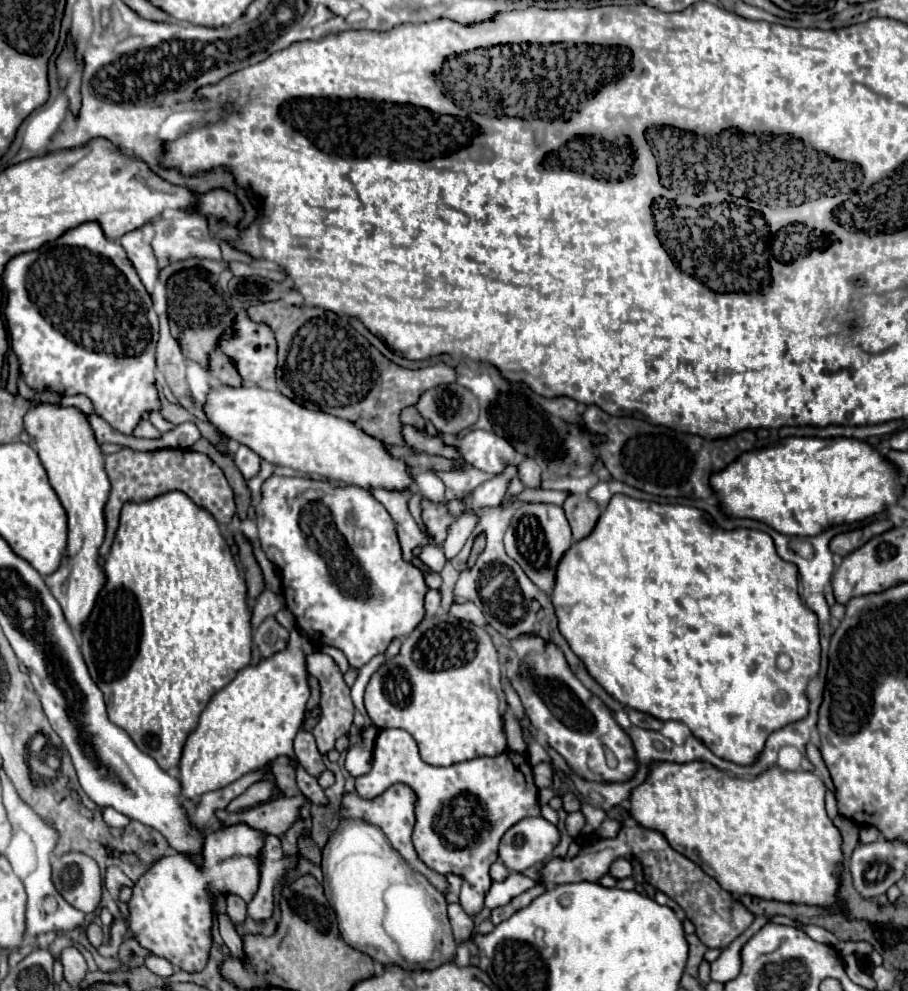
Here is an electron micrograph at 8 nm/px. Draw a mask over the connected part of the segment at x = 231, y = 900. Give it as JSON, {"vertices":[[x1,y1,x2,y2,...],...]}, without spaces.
{"vertices":[[232,892,226,896,226,900,228,900,228,910,226,910,226,914,230,916,230,920,232,920,234,924,244,922,244,918,246,918,246,902,244,902,240,896,232,894]]}

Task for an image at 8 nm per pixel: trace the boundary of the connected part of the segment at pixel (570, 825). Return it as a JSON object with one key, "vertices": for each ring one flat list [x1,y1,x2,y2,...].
{"vertices":[[572,812,572,814,568,814,568,818,566,818,568,834,570,834,572,838,576,838,576,836,580,834,584,822,586,822,586,820,584,820,584,814,582,814,582,812]]}

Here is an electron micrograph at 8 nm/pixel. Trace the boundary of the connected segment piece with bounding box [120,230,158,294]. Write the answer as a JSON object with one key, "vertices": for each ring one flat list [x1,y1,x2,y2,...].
{"vertices":[[132,230,120,238,122,248,128,254,128,260,136,268,140,280,144,282,148,294,154,292,154,284,158,278,158,266,156,266,156,256,152,252,150,244,142,242,142,230]]}

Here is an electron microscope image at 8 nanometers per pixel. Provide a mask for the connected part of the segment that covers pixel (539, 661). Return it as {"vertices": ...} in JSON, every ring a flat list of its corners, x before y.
{"vertices":[[536,636,512,640,510,650,514,656,506,662,506,676,518,692,532,726,548,736,548,744,566,758,568,766,586,780,630,780,636,772,636,754,628,734,616,724,610,708,572,674,562,650]]}

